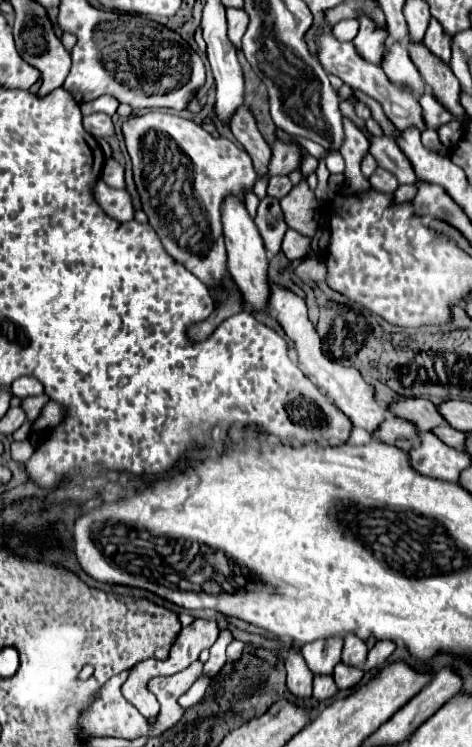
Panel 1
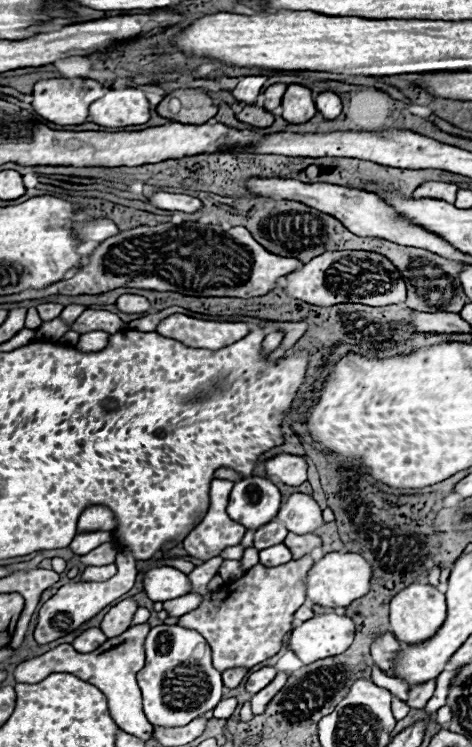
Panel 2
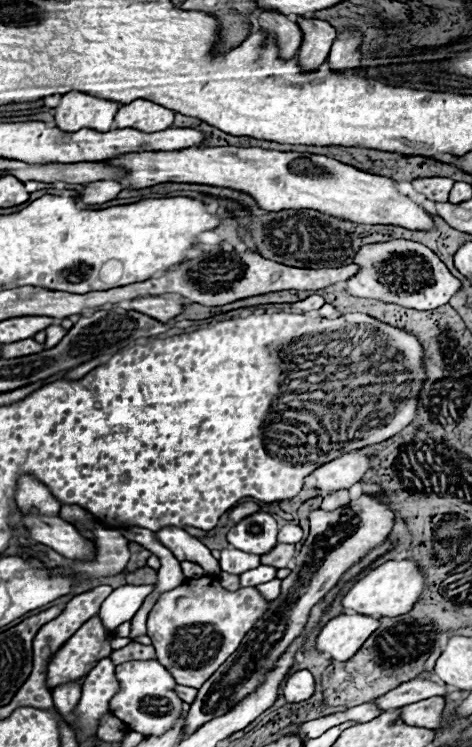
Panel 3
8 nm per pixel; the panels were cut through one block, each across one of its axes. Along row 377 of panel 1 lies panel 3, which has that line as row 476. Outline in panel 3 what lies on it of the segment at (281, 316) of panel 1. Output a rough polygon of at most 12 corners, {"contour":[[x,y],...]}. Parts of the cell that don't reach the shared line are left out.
{"contour":[[358,452],[316,468],[306,482],[336,492],[360,482],[372,462]]}

